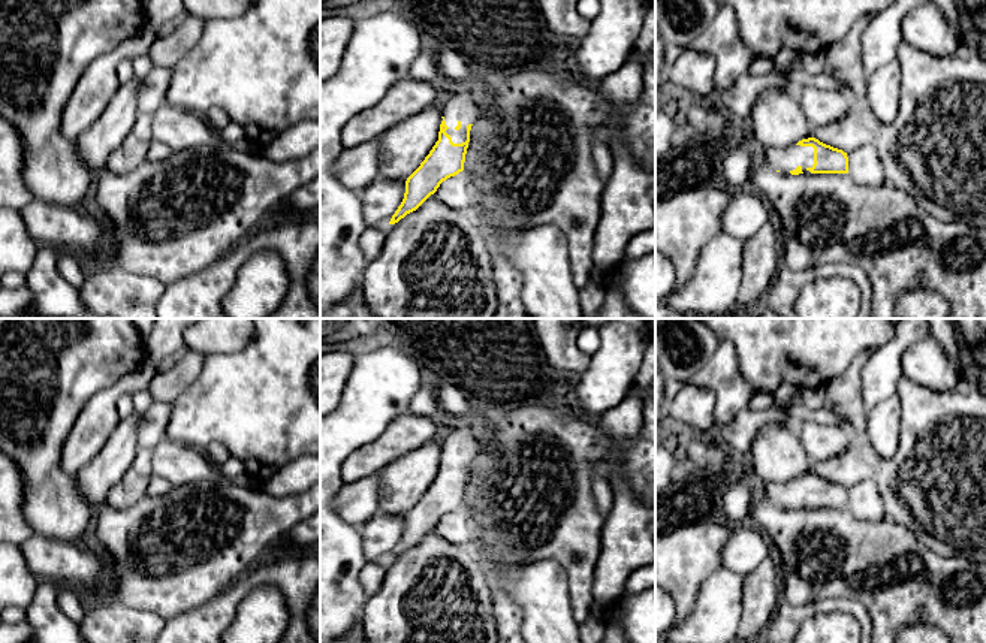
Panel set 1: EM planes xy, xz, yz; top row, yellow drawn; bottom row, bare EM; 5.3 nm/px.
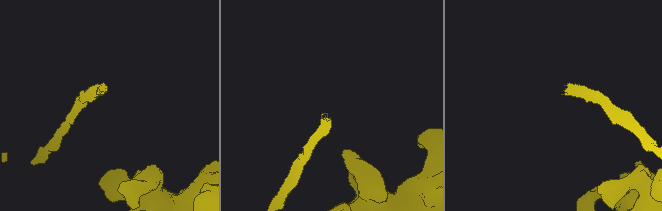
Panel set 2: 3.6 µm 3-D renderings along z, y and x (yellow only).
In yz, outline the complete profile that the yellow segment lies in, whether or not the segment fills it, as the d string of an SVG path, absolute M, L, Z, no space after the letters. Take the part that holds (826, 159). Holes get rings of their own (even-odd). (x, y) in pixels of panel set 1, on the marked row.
M815 138L802 139L786 148L760 148L759 160L781 173L848 173L847 153Z

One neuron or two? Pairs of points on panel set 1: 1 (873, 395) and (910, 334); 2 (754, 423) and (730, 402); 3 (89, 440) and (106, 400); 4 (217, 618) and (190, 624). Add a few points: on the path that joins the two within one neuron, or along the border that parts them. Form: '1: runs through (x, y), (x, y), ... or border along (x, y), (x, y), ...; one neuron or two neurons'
1: runs through (879, 380), (886, 361), (895, 349); one neuron
2: border along (745, 405), (726, 423), (715, 425); two neurons
3: runs through (92, 429), (100, 416), (100, 410); one neuron
4: runs through (211, 618), (205, 624), (196, 624); one neuron

